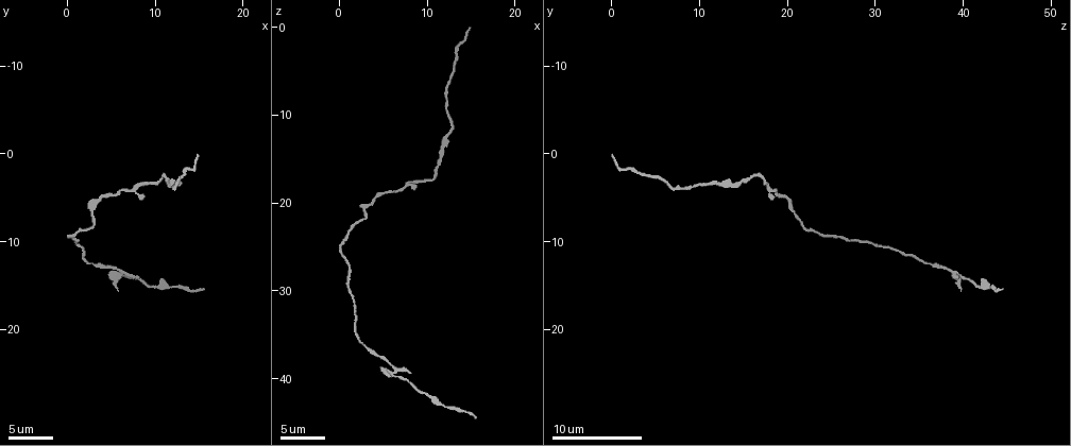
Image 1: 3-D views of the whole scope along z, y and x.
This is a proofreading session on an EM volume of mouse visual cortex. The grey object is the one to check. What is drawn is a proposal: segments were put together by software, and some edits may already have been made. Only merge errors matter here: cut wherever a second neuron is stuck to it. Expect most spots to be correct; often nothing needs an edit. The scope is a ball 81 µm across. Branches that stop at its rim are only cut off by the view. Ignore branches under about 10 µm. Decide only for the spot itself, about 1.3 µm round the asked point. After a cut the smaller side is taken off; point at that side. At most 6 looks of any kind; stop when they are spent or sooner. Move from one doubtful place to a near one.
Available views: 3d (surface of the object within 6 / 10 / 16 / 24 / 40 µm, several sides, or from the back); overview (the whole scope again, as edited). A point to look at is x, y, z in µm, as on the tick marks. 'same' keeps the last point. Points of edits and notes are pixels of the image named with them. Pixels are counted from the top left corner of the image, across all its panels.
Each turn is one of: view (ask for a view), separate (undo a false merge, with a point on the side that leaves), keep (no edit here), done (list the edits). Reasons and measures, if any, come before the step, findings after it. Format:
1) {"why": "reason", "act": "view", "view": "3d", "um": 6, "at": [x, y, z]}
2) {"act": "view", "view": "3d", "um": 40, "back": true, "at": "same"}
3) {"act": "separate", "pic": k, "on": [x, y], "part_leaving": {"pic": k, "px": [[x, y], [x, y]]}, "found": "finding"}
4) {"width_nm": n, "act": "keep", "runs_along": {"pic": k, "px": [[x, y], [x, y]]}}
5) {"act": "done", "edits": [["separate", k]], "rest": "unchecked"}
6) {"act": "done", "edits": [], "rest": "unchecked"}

{"why": "sudden change in width", "act": "view", "view": "3d", "um": 10, "at": [11.6, 3.2, 14.6]}

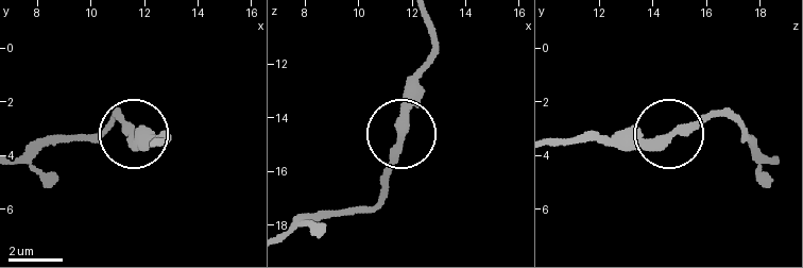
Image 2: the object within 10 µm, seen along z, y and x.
{"act": "keep", "runs_along": {"pic": 2, "px": [[18, 158], [60, 140], [94, 136], [121, 113], [146, 140]]}, "found": "one neuron here"}

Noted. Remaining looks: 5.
{"act": "view", "view": "3d", "um": 10, "at": [7.2, 4.2, 18.4]}

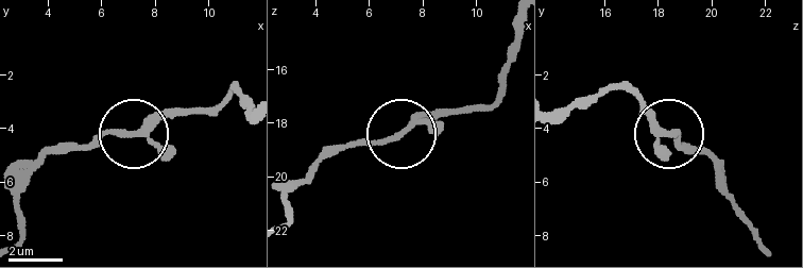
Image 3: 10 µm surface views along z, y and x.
{"act": "view", "view": "3d", "um": 10, "back": true, "at": [6.9, 4.1, 18.6]}

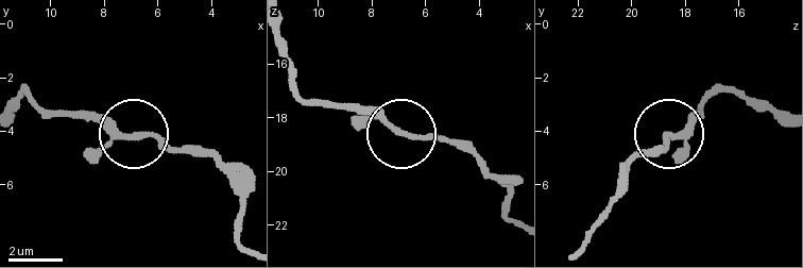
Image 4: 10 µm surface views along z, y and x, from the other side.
{"act": "keep", "runs_along": {"pic": 4, "px": [[246, 247], [231, 178], [211, 157], [123, 134], [84, 112]]}, "found": "all the same neuron"}

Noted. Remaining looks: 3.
{"act": "view", "view": "3d", "um": 16, "at": [2.6, 8.4, 22.2]}

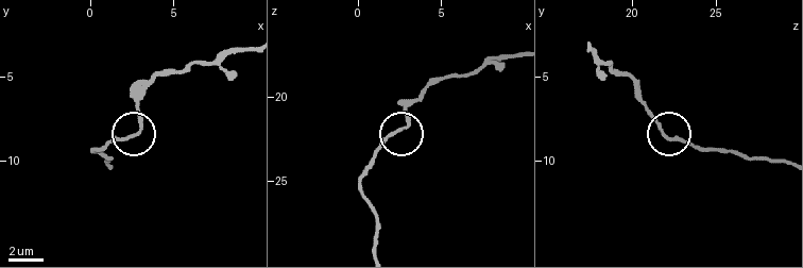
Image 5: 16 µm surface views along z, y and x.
{"why": "zoom in", "act": "view", "view": "3d", "um": 6, "at": [2.4, 8.5, 21.9]}

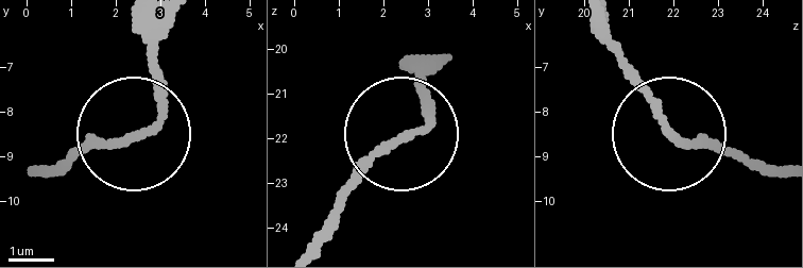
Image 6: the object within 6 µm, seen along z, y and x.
{"act": "keep", "found": "all the same neuron"}

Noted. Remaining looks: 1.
{"act": "done", "edits": [], "rest": "unchecked"}

